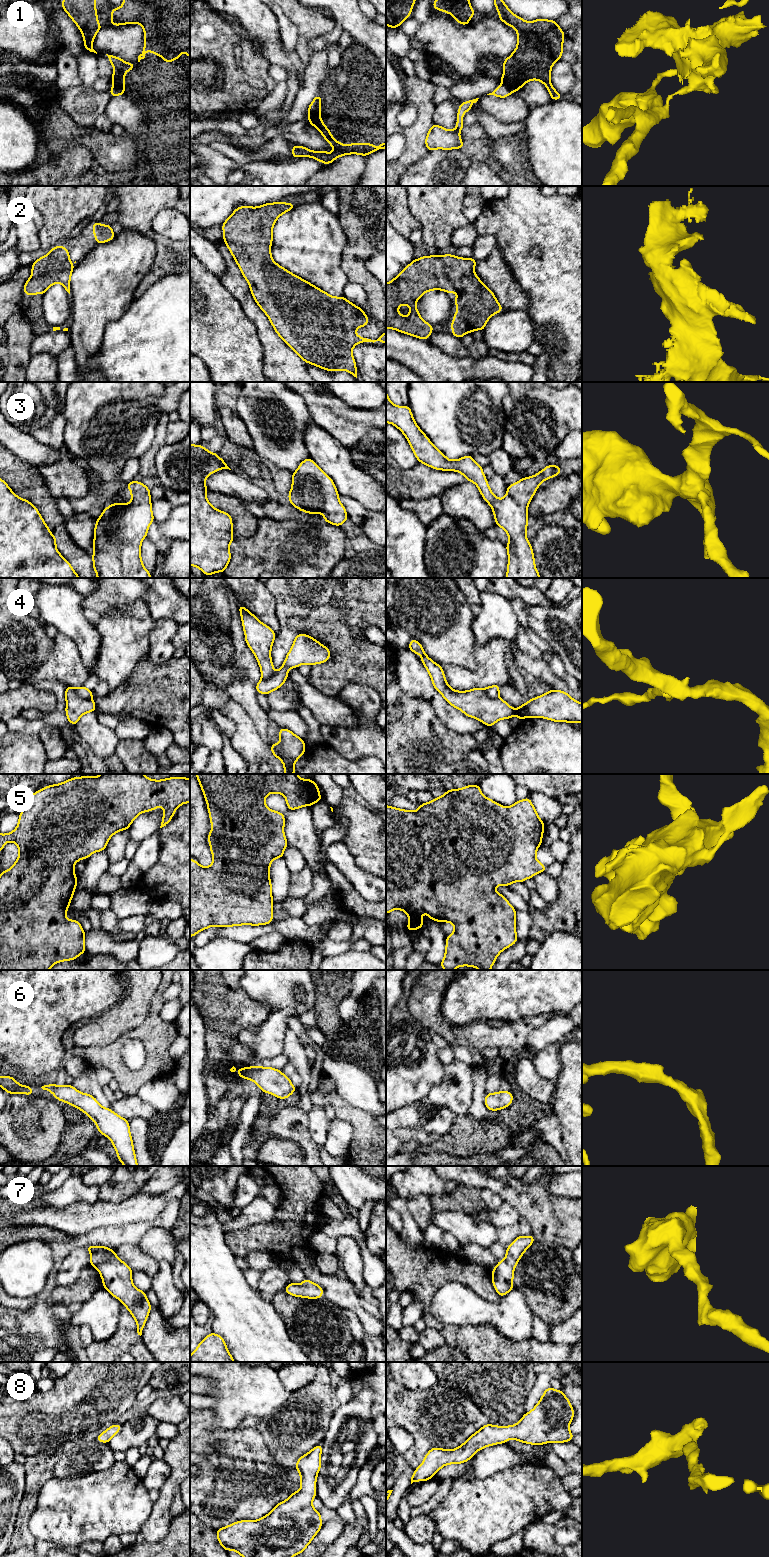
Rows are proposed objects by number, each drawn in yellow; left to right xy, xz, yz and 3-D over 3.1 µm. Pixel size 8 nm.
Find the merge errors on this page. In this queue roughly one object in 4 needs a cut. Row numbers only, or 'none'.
1, 4

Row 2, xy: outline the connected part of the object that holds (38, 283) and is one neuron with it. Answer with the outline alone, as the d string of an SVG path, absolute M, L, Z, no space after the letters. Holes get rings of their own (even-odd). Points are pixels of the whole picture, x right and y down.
M64 246L52 248L47 255L34 261L32 275L25 282L23 292L29 296L45 294L55 283L61 283L70 294L70 278L74 265L69 258L69 250Z

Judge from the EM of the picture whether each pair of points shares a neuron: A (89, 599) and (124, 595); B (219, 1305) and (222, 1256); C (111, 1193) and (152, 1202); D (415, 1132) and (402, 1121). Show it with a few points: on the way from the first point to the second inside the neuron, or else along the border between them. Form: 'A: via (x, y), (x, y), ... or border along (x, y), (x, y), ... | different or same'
A: via (98, 599), (104, 599), (108, 595), (115, 595) | same
B: via (219, 1293), (219, 1268) | same
C: border along (136, 1193), (118, 1202), (107, 1202) | different
D: border along (419, 1123), (414, 1126), (396, 1129) | different

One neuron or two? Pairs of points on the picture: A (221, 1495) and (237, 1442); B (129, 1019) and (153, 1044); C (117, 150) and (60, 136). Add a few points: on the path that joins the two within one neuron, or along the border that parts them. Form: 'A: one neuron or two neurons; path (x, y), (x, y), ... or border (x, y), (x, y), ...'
A: one neuron; path (234, 1482), (237, 1455)
B: two neurons; border (150, 1007), (148, 1015), (139, 1025), (116, 1039)
C: one neuron; path (103, 145), (88, 136), (74, 136)

